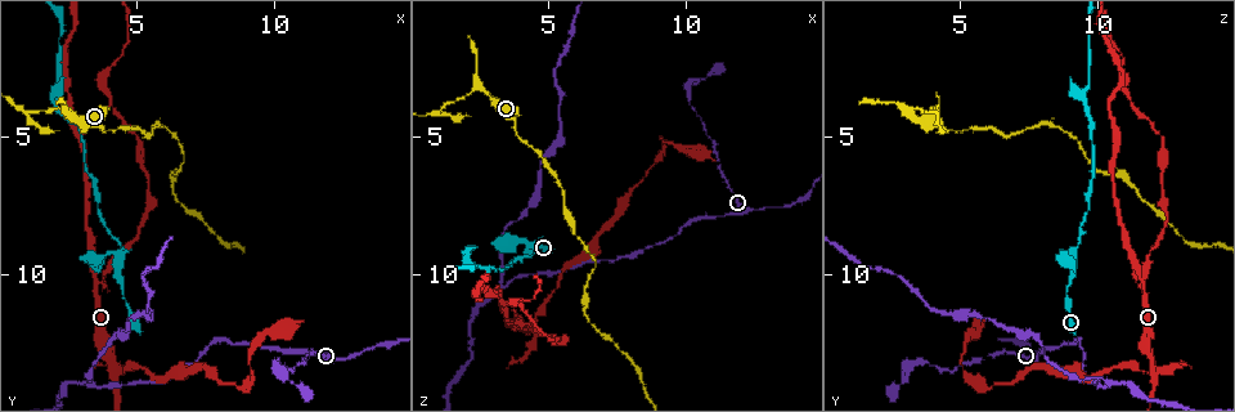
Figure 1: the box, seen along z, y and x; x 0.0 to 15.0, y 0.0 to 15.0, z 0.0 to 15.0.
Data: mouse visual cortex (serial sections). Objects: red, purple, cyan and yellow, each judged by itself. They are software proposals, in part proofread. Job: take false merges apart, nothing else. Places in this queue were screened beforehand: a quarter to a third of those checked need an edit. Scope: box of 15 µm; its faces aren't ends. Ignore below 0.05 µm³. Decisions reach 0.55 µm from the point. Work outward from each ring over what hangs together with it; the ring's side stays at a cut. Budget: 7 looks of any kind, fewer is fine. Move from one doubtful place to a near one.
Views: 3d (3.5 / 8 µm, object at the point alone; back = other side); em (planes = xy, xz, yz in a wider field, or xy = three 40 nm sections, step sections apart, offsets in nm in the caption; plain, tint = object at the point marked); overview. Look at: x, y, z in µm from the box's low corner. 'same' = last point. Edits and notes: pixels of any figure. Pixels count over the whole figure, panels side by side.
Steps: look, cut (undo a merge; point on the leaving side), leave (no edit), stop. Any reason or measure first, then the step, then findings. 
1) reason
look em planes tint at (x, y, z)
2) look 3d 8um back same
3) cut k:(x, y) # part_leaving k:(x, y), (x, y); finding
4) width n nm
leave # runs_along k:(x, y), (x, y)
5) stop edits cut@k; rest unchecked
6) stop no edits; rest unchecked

look 3d 3.5um at (4.4, 13.5, 12.2)

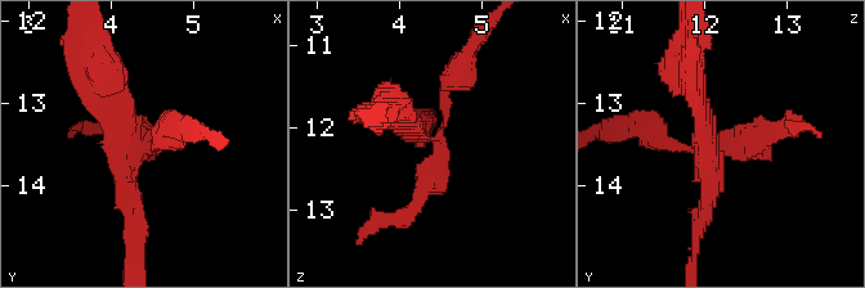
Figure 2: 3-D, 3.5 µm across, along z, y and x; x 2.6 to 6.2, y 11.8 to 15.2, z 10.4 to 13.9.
look em xy step 2 tint at (4.45, 13.50, 12.20)

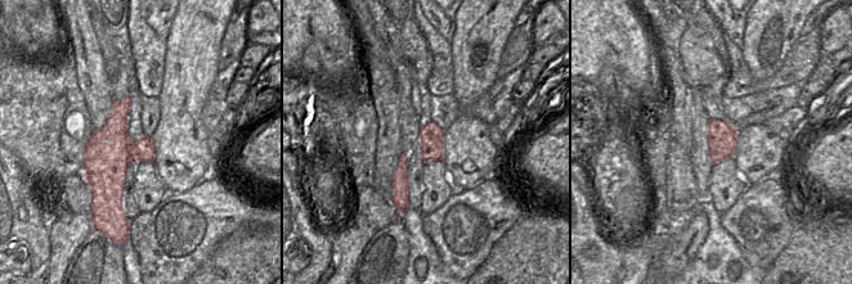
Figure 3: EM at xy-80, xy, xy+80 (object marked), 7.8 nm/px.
cut 2:(437, 185) # part_leaving 2:(431, 142), (475, 40); two cells meet here

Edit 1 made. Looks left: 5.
redraw
look overview

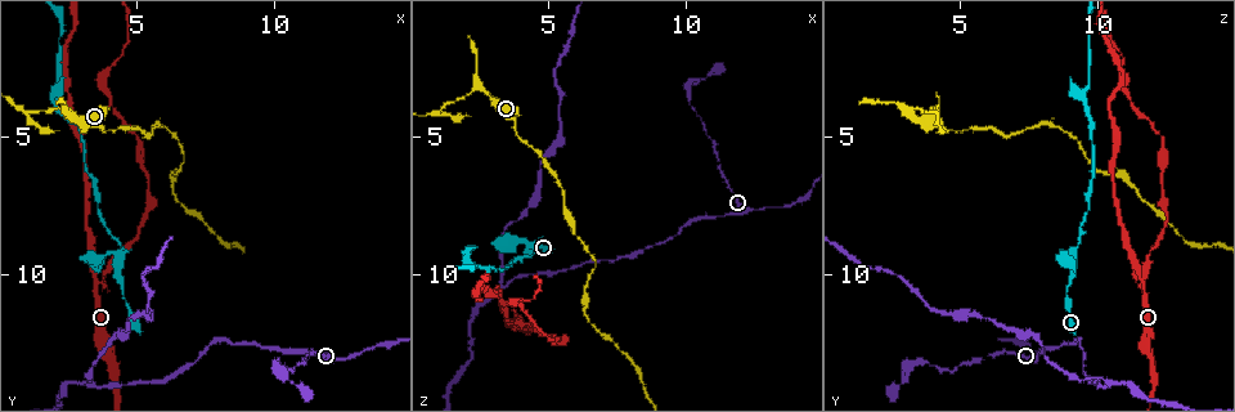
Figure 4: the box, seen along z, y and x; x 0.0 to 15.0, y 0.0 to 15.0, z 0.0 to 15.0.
branch point
look 3d 3.5um at (4.5, 9.2, 9.0)

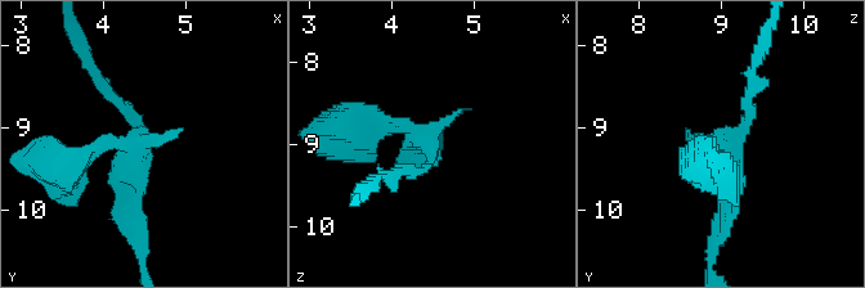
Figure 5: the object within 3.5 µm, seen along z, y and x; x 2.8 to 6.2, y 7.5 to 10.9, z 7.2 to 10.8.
need the tissue
look em planes tint at (4.40, 9.30, 9.00)

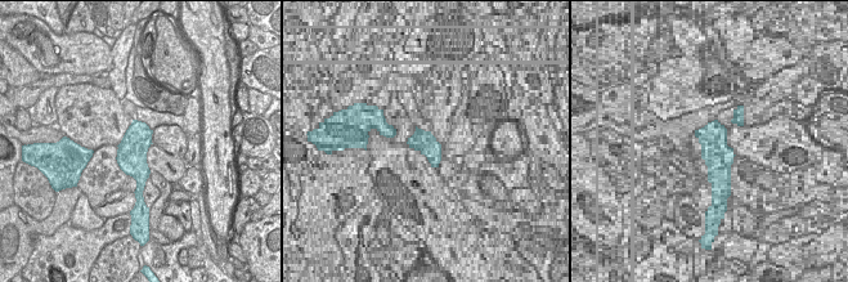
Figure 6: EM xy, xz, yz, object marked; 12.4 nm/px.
leave # runs_along 5:(139, 234), (143, 127), (103, 88); all the same cell

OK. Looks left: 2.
three arms meet
look 3d 3.5um at (3.6, 10.3, 11.7)

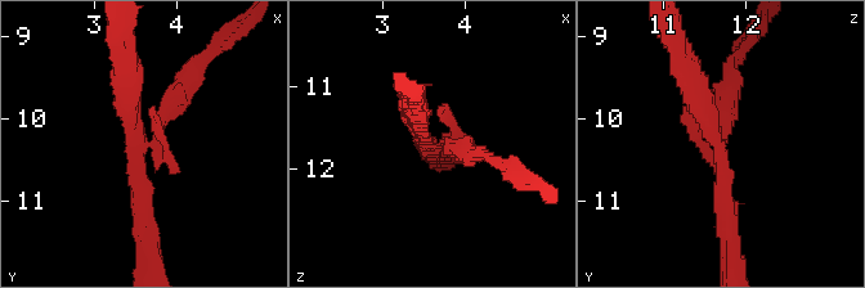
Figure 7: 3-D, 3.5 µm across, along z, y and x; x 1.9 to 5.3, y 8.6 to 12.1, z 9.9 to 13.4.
need the tissue
look em xy step 1 tint at (3.60, 10.35, 11.65)

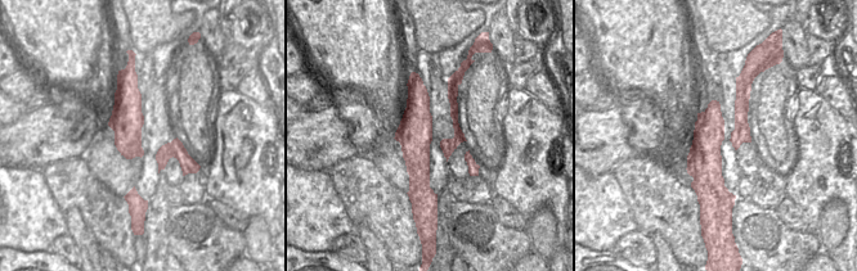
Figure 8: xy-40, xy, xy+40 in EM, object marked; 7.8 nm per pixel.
width 280 nm
cut 7:(720, 97) # part_leaving 7:(724, 135), (730, 68), (747, 44); a second cell is stuck on

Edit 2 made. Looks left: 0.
stop edits cut@2, cut@7; rest unchecked

